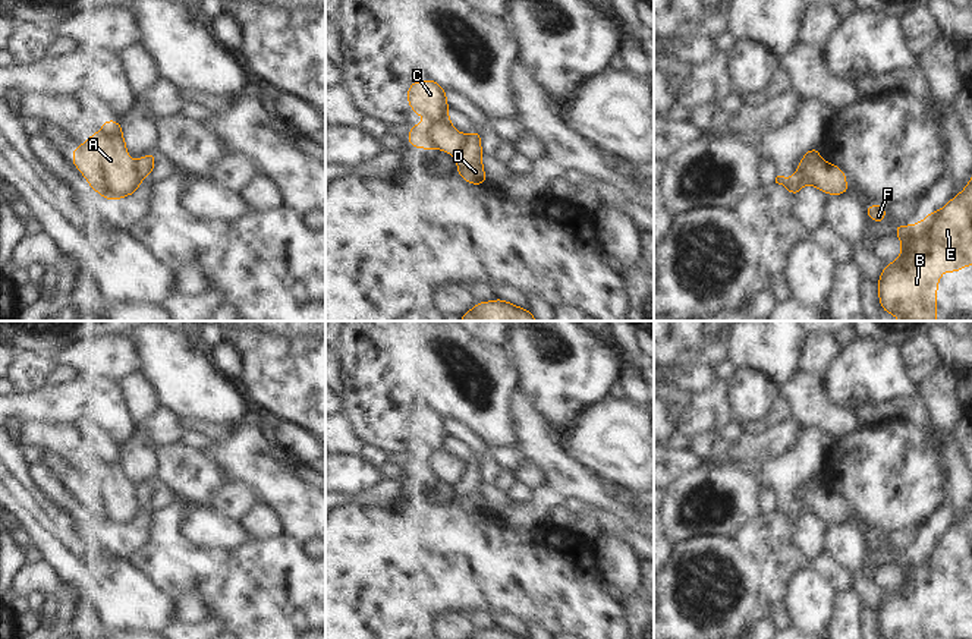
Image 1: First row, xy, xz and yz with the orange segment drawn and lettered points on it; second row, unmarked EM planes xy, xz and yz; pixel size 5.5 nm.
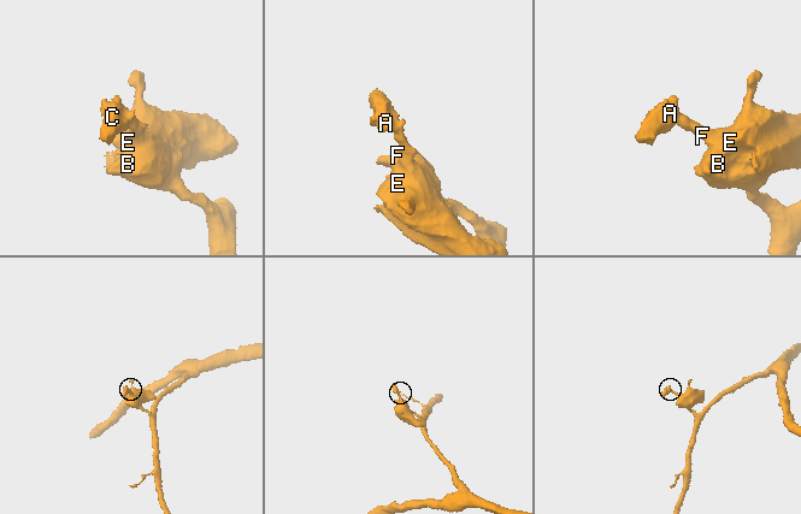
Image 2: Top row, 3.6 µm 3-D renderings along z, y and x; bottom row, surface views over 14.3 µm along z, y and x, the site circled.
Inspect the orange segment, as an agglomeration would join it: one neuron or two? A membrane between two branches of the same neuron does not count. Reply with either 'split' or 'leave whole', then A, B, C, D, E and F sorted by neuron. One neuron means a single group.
split | A C / B D E F

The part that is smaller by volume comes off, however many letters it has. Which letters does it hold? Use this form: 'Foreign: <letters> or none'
Foreign: A, C

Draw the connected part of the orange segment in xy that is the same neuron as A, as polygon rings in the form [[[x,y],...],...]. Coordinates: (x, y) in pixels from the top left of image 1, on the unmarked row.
[[[106,447],[103,457],[70,481],[73,495],[108,529],[133,523],[141,513],[138,491],[126,484],[120,450]]]

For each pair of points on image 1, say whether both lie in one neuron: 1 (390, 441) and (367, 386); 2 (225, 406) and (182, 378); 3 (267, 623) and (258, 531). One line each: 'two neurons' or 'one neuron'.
1: one neuron
2: one neuron
3: two neurons

